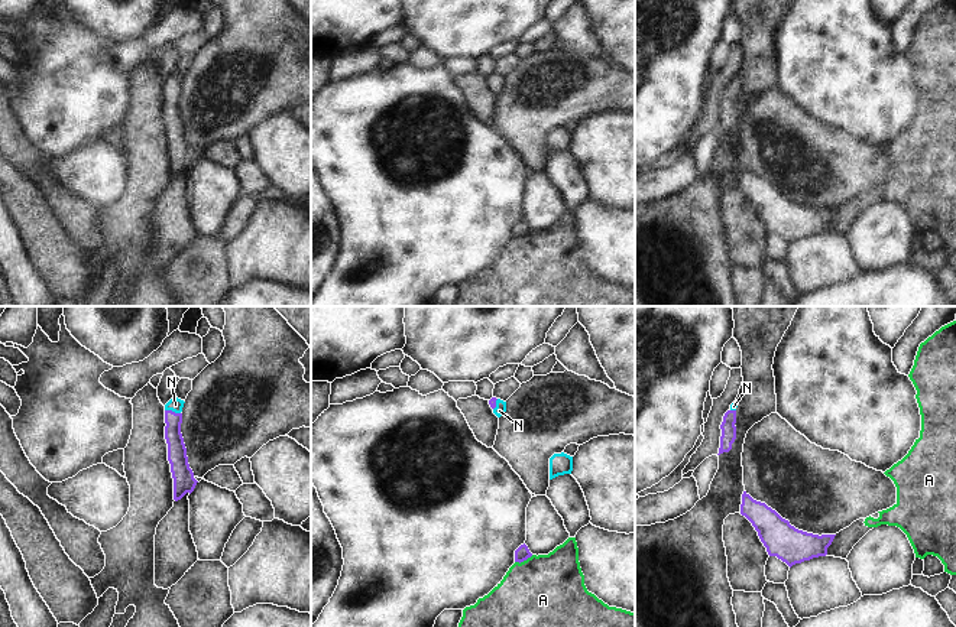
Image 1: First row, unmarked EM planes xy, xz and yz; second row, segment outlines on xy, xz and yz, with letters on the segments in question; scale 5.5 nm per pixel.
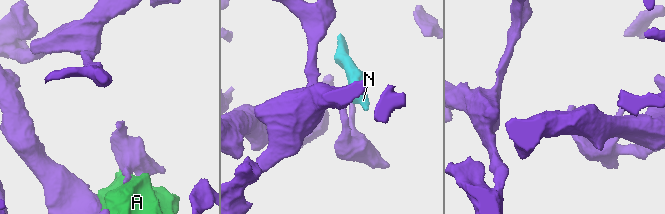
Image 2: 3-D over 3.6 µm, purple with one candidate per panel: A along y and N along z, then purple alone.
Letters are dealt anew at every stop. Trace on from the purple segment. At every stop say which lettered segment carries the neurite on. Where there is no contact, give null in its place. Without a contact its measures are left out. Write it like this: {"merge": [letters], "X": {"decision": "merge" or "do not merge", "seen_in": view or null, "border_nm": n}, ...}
{"merge": ["N"], "A": {"decision": "do not merge", "seen_in": "xz", "border_nm": 110}, "N": {"decision": "merge", "seen_in": "xy", "border_nm": 90}}

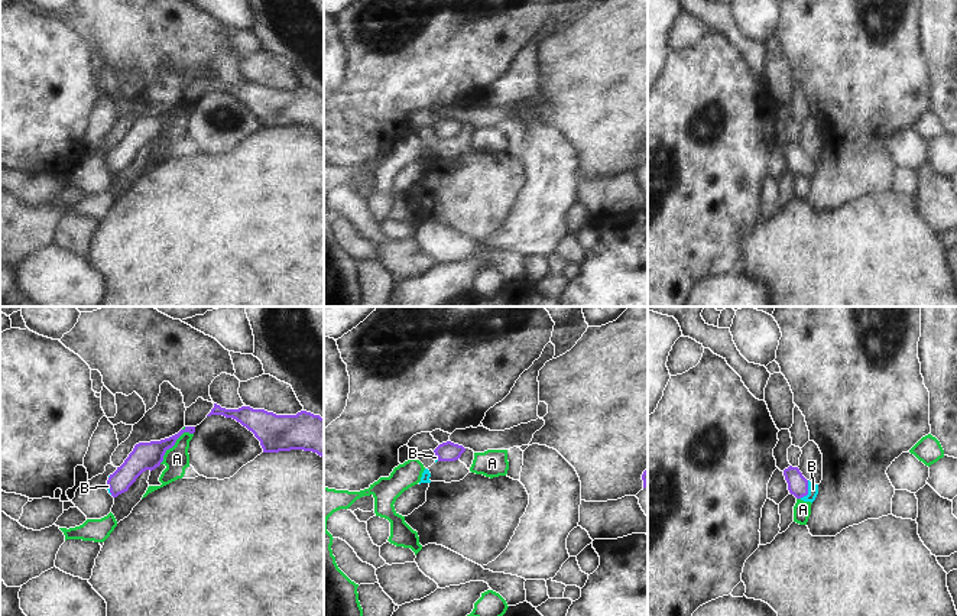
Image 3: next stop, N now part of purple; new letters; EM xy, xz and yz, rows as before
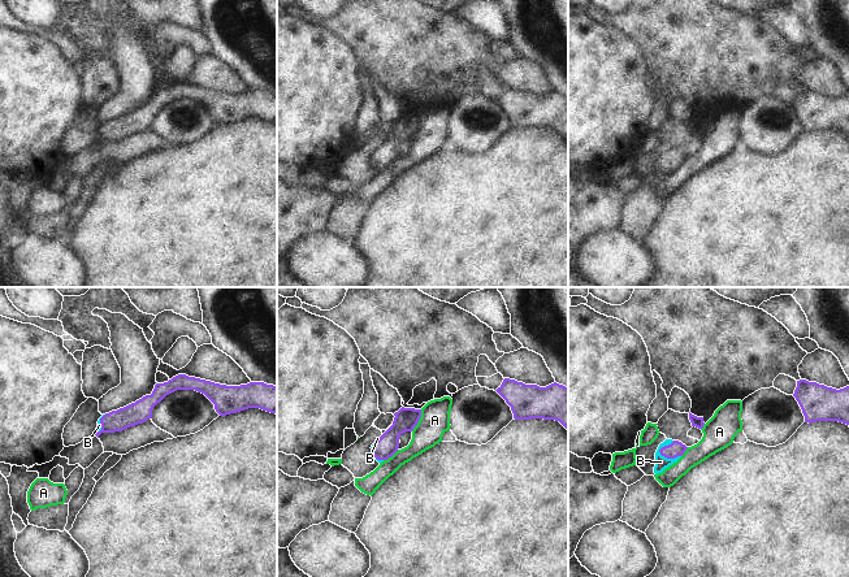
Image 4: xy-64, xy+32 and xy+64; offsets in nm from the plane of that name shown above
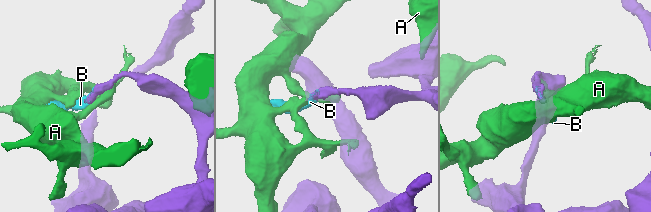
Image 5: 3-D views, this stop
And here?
{"merge": ["B"], "A": {"decision": "do not merge", "seen_in": "xy", "border_nm": 260}, "B": {"decision": "merge", "seen_in": "yz", "border_nm": 120}}

